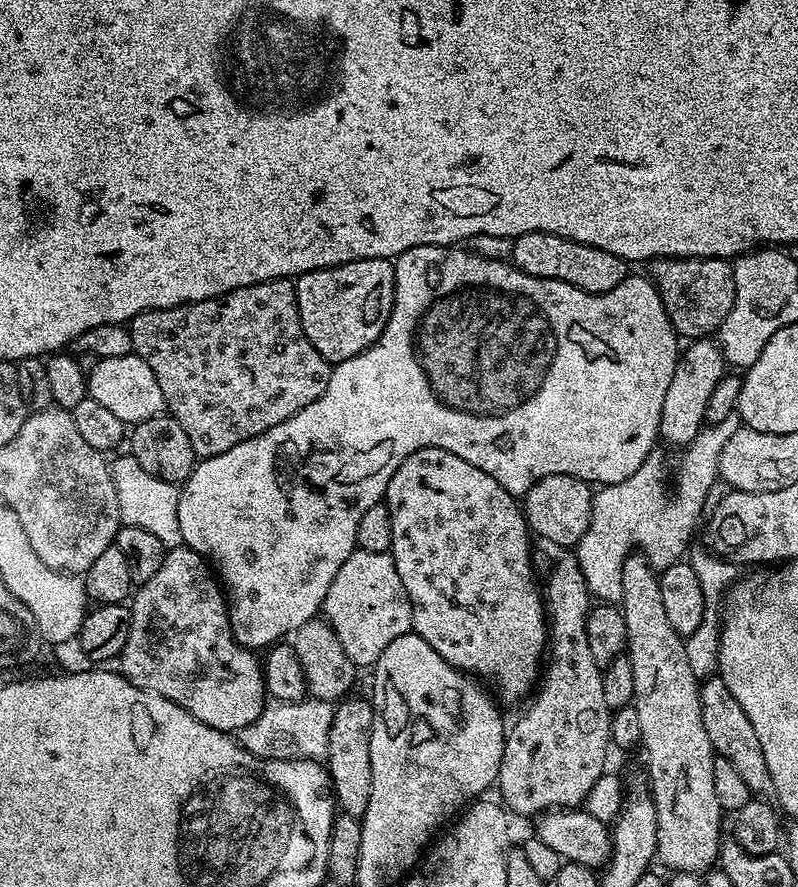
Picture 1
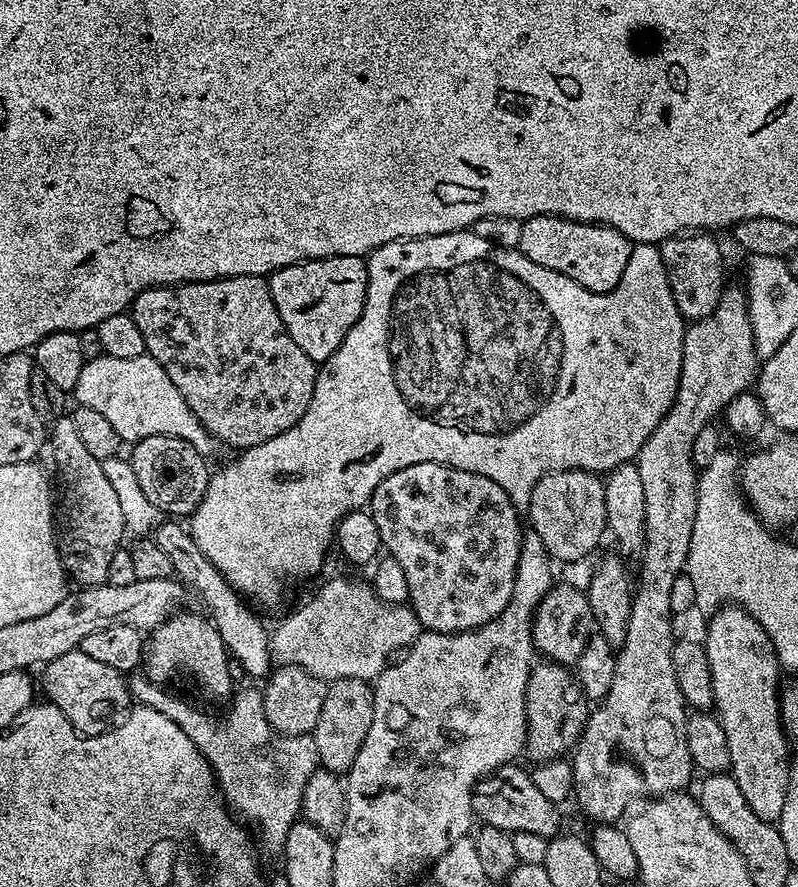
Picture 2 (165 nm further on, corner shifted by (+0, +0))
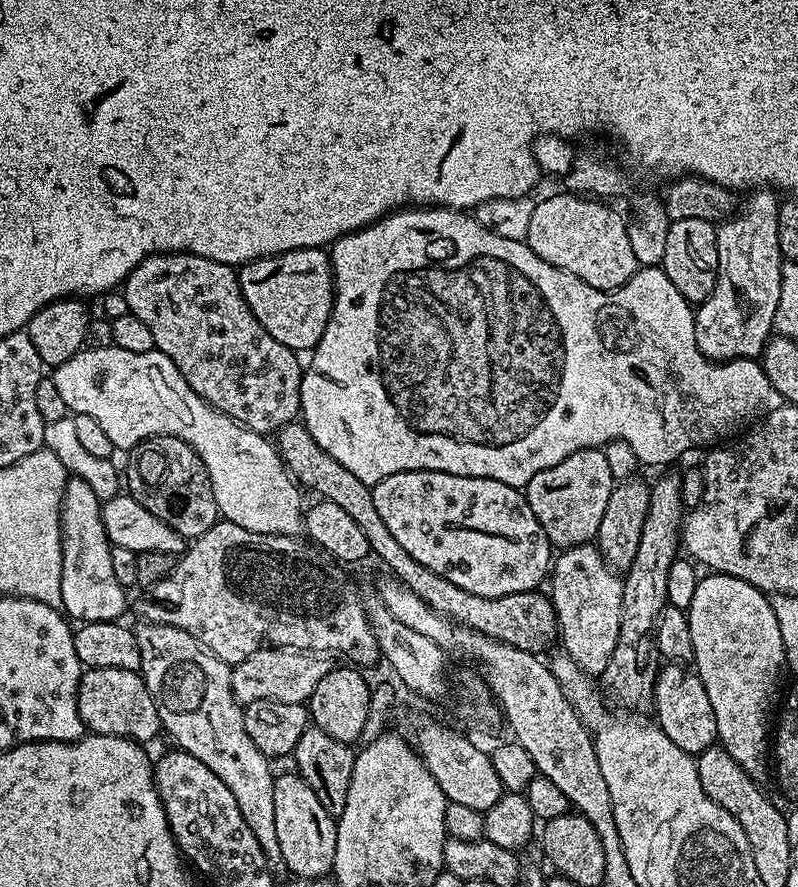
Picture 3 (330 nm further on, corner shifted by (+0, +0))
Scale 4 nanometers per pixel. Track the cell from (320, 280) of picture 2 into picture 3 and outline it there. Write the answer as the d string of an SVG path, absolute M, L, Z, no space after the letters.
M303 248L283 252L277 256L263 256L251 260L249 264L239 265L238 275L246 306L250 306L254 318L258 318L262 326L266 326L267 332L273 338L278 338L278 342L282 342L282 346L286 346L291 352L311 353L320 343L322 330L328 328L330 310L334 303L334 273L329 253L324 248Z

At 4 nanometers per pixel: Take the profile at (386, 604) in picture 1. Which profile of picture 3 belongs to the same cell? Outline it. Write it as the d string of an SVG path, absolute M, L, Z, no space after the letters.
M262 647L233 667L232 693L241 706L259 700L304 704L314 694L314 686L318 686L318 682L322 682L328 673L330 664L324 660L327 659L295 648Z

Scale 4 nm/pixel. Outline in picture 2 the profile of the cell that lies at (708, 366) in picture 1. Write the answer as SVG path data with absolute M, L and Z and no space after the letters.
M725 287L716 309L706 318L691 321L685 327L682 374L676 397L662 422L658 422L654 434L646 438L634 461L638 466L638 474L642 474L646 497L644 549L638 557L640 581L637 579L634 584L626 638L615 653L614 682L610 682L606 698L591 709L584 733L580 735L580 741L570 756L574 800L580 803L581 810L596 824L616 824L619 816L623 817L633 807L631 804L635 800L644 802L649 798L679 792L687 789L687 784L692 780L694 765L690 758L690 746L686 746L686 722L690 712L682 698L682 690L678 690L678 678L674 678L672 661L674 613L670 606L670 589L674 586L674 578L685 571L690 534L694 531L698 475L692 457L694 438L698 438L698 430L702 430L702 426L713 423L717 419L715 416L727 409L730 401L749 391L757 375L758 357L754 350L754 330L750 330L748 297L743 287Z

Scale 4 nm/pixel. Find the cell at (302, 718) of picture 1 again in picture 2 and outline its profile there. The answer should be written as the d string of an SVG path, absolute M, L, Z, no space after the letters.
M142 672L135 673L128 680L128 693L139 705L158 710L178 723L207 758L217 776L225 803L237 813L243 812L248 819L260 824L263 855L281 859L286 838L301 815L302 791L311 774L319 767L317 743L310 734L282 735L274 730L266 718L264 693L259 687L239 689L231 701L232 710L219 723L166 691L165 687L153 683Z

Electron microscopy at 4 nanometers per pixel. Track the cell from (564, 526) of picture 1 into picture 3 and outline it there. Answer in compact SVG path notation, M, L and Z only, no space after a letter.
M603 447L580 448L570 454L570 458L562 458L558 466L536 472L534 478L528 480L523 494L530 510L534 510L534 518L538 518L538 526L546 530L553 549L563 550L595 541L613 487L612 471L606 463Z

